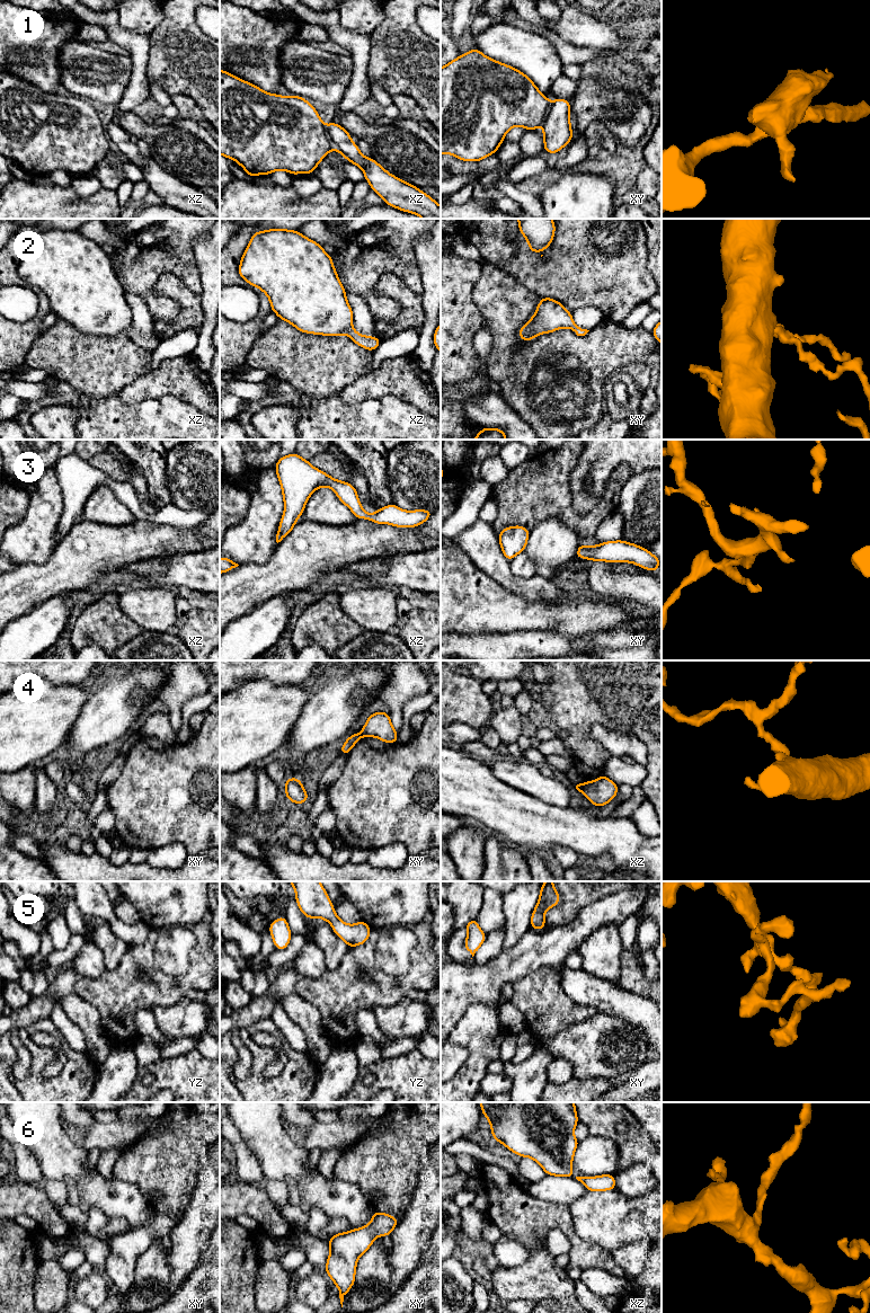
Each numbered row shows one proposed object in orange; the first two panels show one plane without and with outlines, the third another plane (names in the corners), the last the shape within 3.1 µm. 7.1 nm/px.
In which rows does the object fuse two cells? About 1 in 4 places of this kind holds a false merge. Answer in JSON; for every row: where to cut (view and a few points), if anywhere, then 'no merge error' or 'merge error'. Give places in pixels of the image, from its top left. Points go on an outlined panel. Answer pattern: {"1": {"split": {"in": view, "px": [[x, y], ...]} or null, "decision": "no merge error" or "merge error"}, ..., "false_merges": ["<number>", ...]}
{"1": {"split": {"in": "xz", "px": [[325, 126], [334, 148]]}, "decision": "merge error"}, "2": {"split": null, "decision": "no merge error"}, "3": {"split": null, "decision": "no merge error"}, "4": {"split": {"in": "xy", "px": [[360, 733], [362, 735]]}, "decision": "merge error"}, "5": {"split": null, "decision": "no merge error"}, "6": {"split": null, "decision": "no merge error"}, "false_merges": ["1", "4"]}

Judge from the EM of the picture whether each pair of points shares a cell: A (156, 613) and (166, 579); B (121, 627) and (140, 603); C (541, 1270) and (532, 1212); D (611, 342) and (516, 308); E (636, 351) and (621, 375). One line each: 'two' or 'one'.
A: two
B: two
C: two
D: one
E: two

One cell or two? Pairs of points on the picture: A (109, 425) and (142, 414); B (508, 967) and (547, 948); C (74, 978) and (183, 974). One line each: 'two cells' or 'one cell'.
A: one cell
B: one cell
C: one cell

